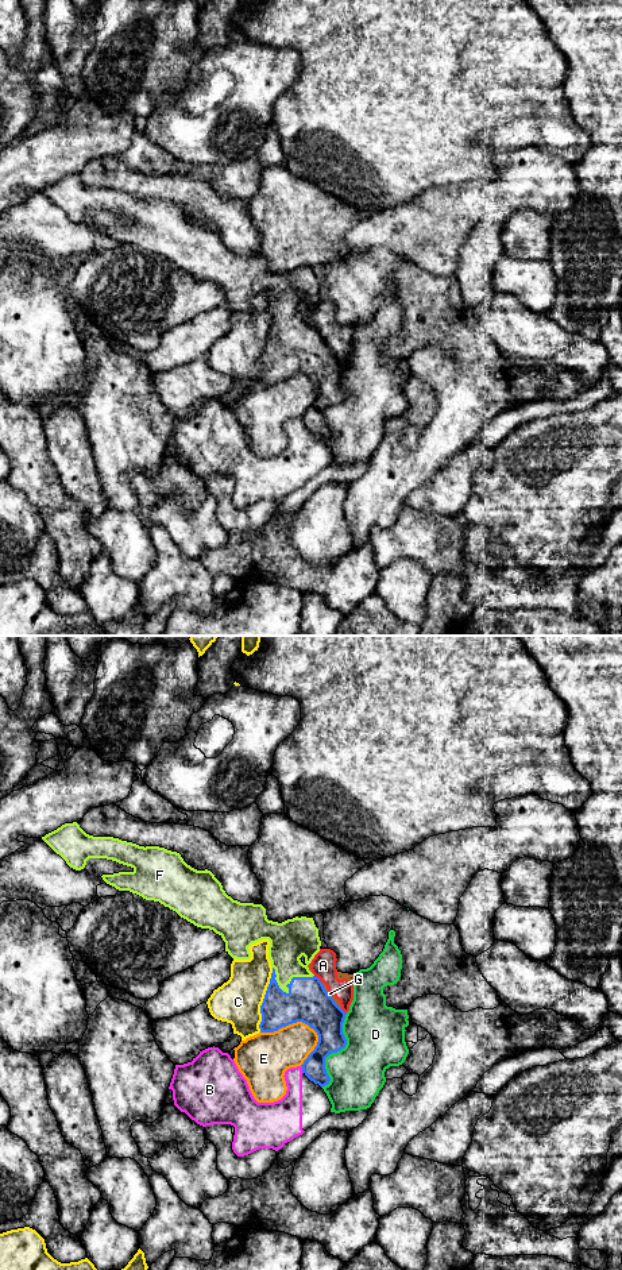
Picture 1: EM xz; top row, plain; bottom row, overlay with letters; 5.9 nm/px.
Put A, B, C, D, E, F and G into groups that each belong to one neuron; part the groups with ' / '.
A G / B / C / D / E / F

